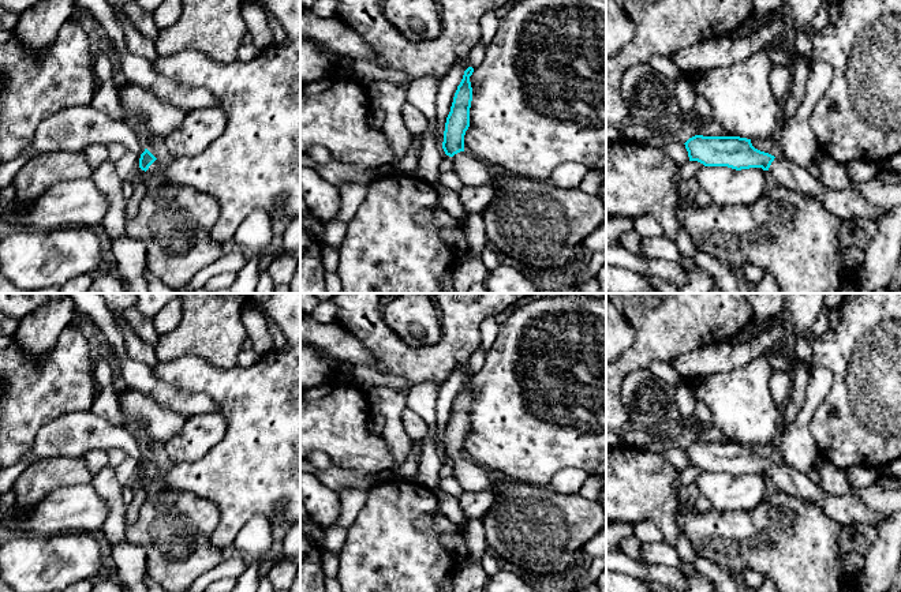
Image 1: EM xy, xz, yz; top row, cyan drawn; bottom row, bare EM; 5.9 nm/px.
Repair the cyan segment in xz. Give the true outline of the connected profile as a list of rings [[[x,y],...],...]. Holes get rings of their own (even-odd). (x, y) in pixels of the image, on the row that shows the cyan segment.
[[[474,68],[464,71],[463,79],[453,97],[450,112],[446,117],[442,149],[453,161],[453,172],[464,187],[486,186],[491,180],[493,169],[464,151],[464,135],[470,127],[470,108],[472,87],[470,76]]]

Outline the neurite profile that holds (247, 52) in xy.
[[[253,42],[242,44],[238,50],[238,60],[247,63],[251,61],[261,52]]]

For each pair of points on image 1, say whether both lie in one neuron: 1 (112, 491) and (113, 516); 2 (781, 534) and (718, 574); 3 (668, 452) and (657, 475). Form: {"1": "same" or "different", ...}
{"1": "same", "2": "different", "3": "different"}

